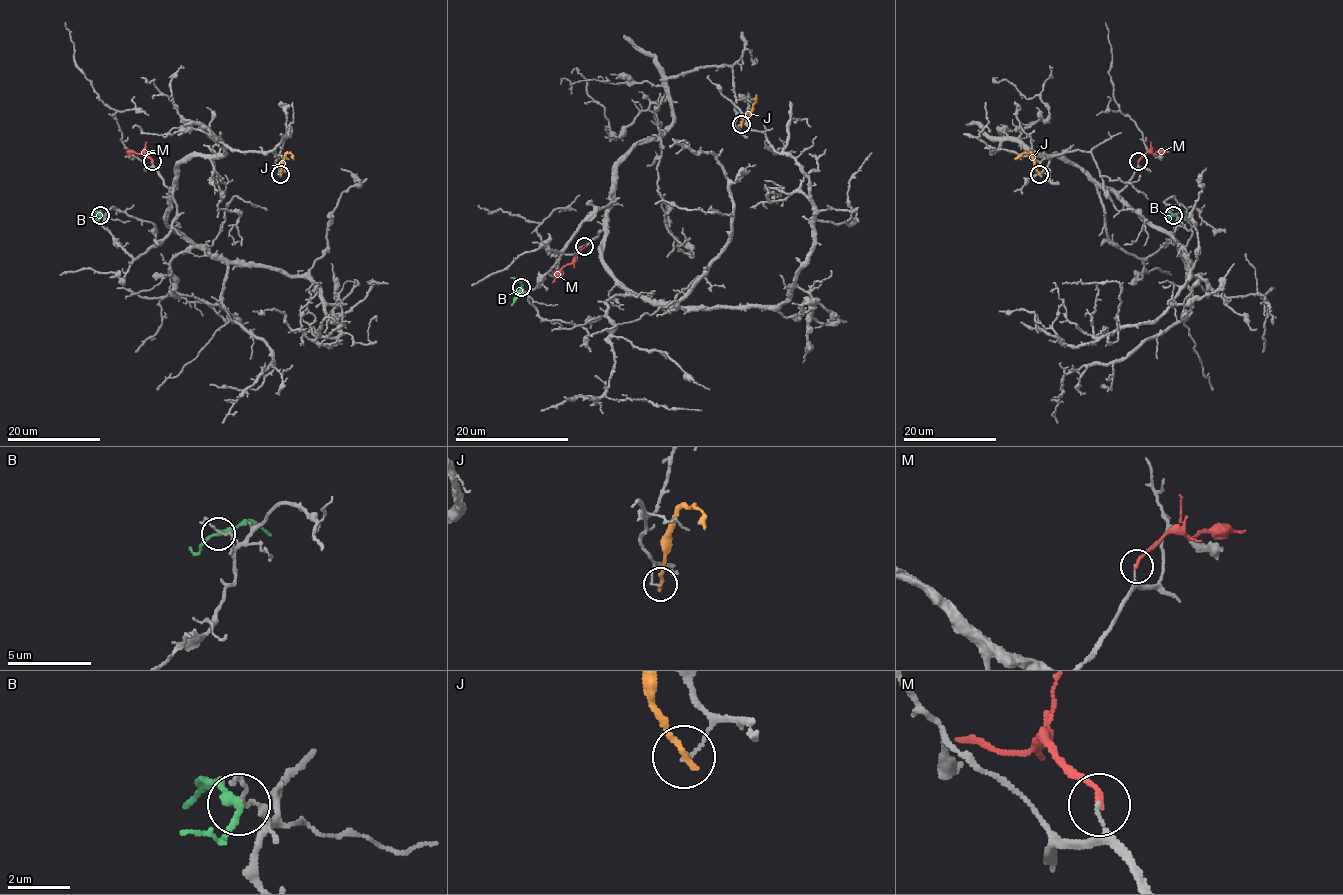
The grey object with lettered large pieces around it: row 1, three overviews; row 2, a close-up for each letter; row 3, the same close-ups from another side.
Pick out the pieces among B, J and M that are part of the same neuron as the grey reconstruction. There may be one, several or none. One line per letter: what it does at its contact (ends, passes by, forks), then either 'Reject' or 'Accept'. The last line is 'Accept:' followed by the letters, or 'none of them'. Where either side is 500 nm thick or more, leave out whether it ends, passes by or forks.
B: It passes by. Reject
J: It ends there. Reject
M: It ends there. Reject
Accept: none of them

